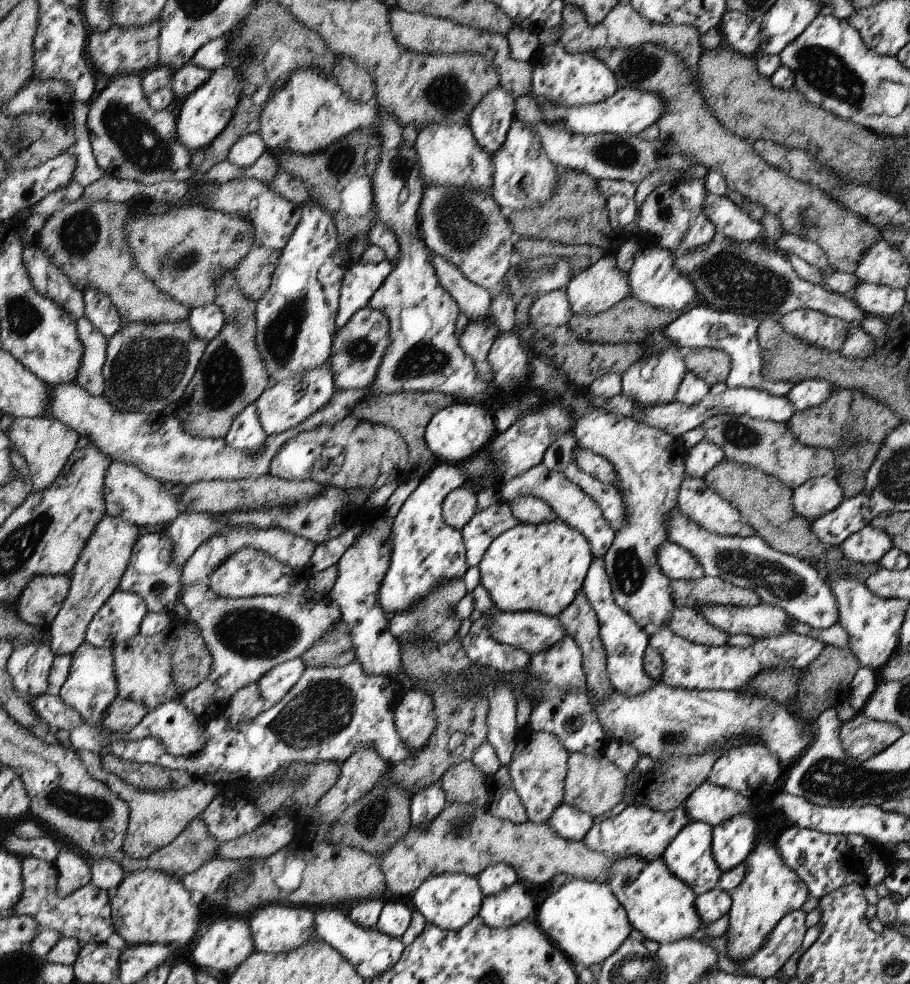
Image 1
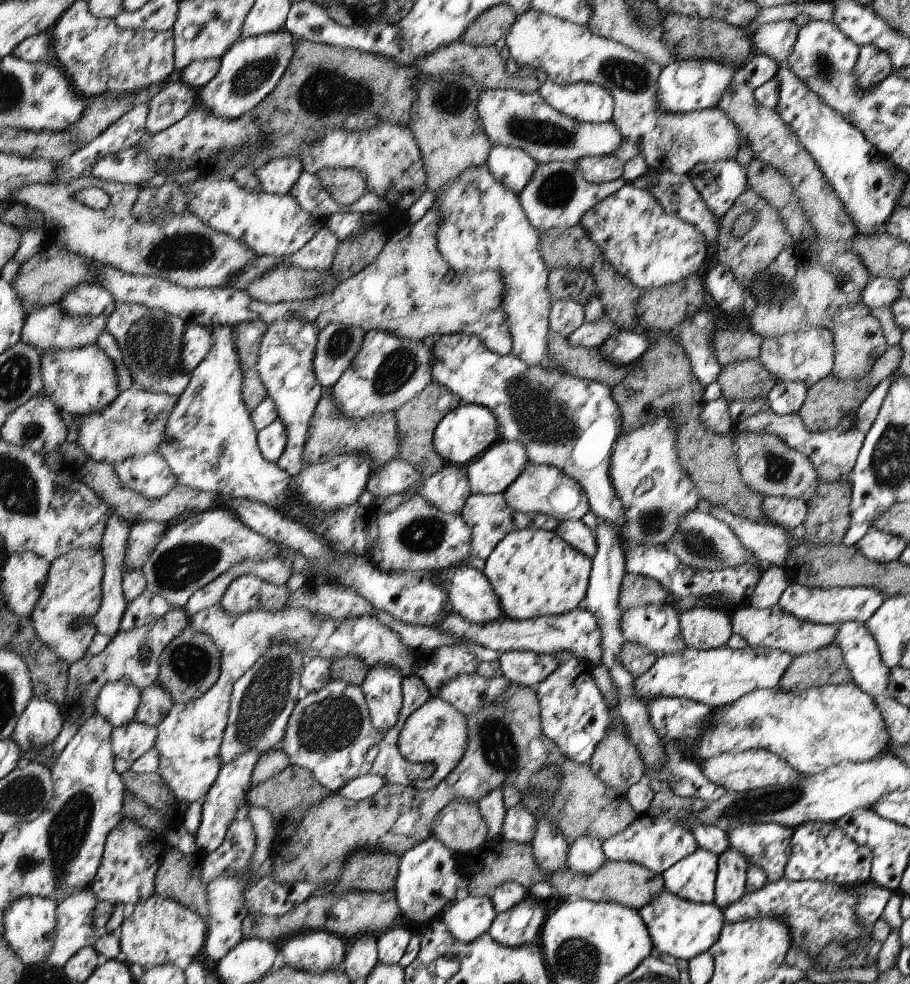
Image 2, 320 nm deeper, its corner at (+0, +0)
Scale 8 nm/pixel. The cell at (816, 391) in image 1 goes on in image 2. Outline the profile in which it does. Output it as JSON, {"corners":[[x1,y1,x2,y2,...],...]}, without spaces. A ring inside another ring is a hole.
{"corners":[[777,382,766,398,768,408,779,415,798,413,807,390,803,382]]}

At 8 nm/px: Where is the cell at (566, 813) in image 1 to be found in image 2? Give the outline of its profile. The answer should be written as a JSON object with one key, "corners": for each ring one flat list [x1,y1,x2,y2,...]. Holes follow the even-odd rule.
{"corners":[[579,837,569,843,567,862,569,870,576,875,594,875,605,866,608,858,602,848,602,842,594,837]]}

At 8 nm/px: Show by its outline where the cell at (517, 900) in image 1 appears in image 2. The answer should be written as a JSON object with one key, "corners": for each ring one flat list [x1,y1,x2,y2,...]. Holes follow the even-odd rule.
{"corners":[[528,894,510,910,498,913,488,933,501,946,514,948,534,944,538,942,540,928,545,926,544,920,544,908]]}

